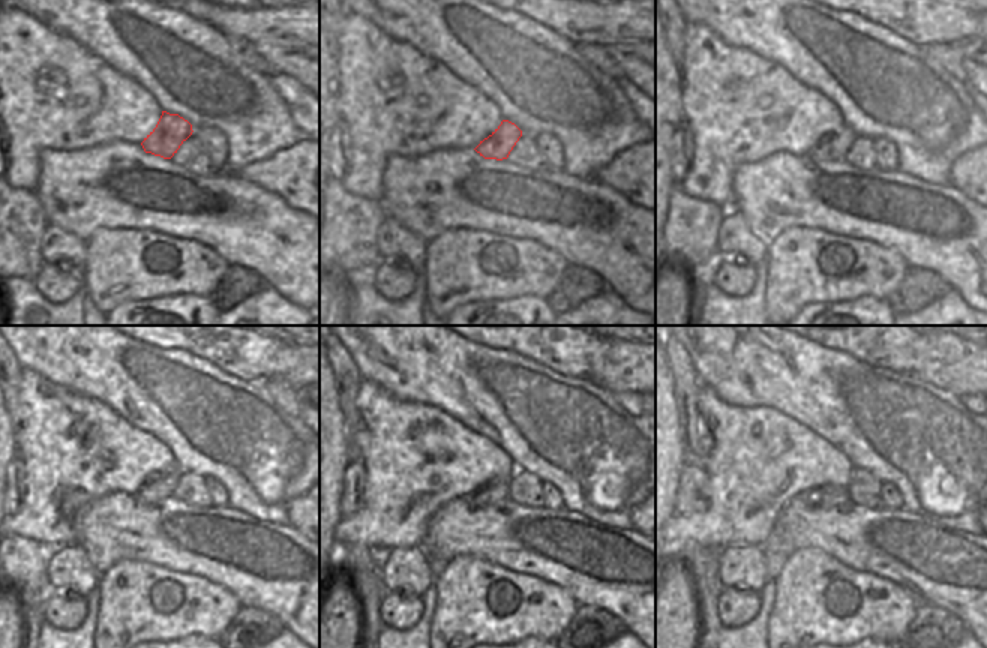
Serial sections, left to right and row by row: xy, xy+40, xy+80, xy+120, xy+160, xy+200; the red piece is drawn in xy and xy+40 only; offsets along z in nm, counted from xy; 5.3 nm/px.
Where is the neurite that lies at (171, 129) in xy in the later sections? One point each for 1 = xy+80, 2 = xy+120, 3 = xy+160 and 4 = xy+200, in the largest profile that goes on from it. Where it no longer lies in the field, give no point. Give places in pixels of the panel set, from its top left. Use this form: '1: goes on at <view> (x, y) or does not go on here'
1: goes on at xy+80 (834, 149)
2: goes on at xy+120 (162, 488)
3: goes on at xy+160 (492, 492)
4: goes on at xy+200 (825, 495)

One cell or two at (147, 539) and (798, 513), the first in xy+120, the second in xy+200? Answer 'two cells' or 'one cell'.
one cell

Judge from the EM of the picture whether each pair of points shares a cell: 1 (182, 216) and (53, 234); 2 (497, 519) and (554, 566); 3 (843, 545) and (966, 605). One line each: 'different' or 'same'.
1: different
2: same
3: same

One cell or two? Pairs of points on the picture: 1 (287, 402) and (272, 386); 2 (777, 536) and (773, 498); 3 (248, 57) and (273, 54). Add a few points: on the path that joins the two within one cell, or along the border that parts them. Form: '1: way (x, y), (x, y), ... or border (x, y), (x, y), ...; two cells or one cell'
1: way (284, 398), (276, 390); one cell
2: border (774, 525), (761, 545); two cells
3: border (251, 42), (278, 72); two cells

